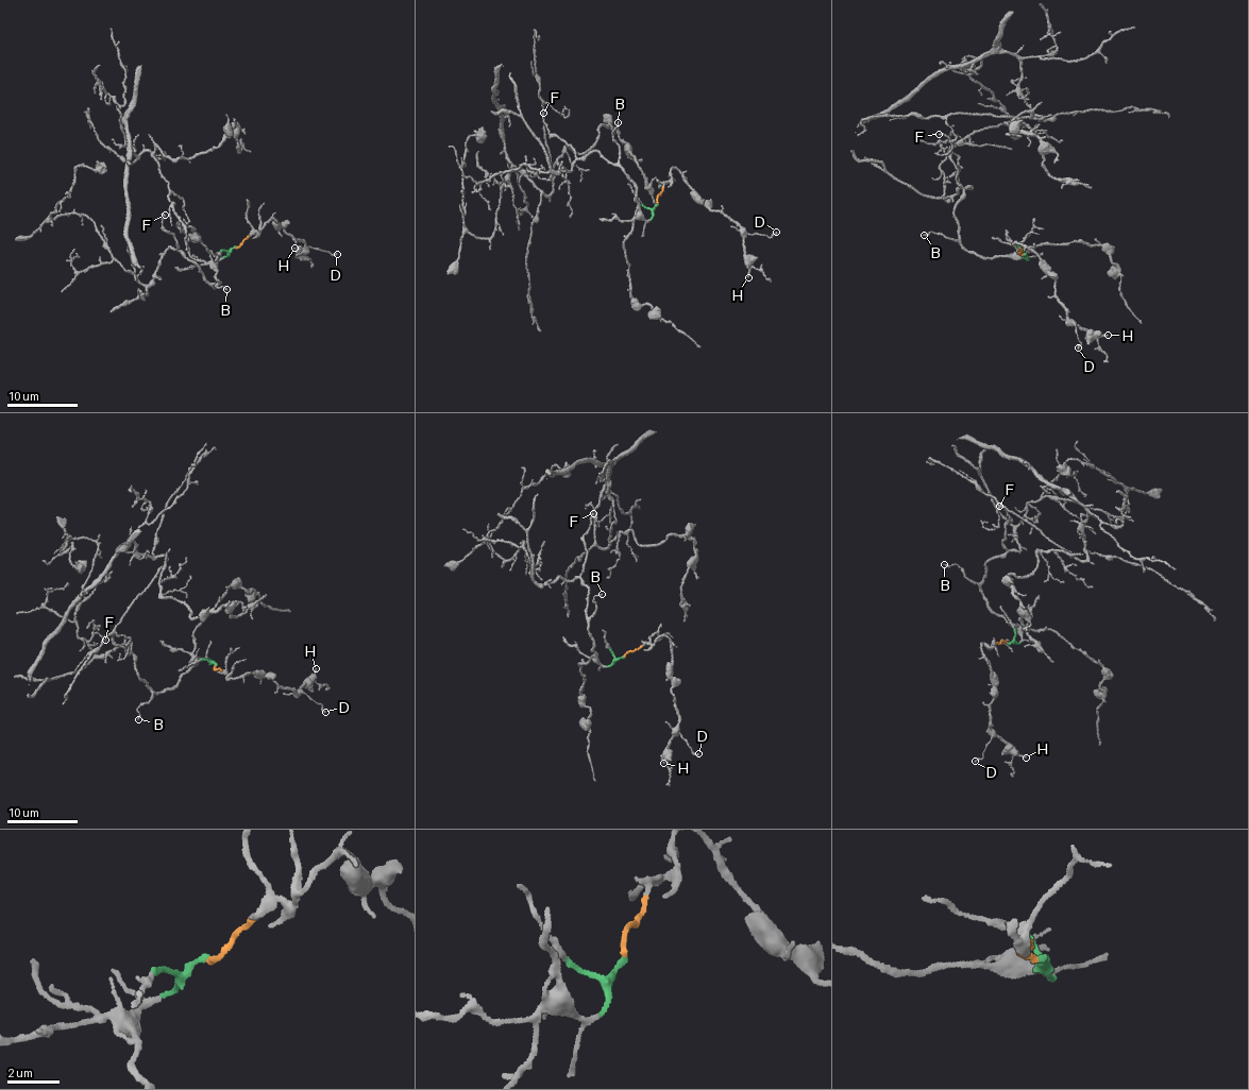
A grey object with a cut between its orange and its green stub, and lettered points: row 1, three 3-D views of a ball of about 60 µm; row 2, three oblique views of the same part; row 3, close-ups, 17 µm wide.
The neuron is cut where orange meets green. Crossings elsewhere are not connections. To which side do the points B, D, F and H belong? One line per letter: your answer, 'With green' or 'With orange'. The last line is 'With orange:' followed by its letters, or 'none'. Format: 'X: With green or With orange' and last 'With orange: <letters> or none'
B: With green
D: With orange
F: With green
H: With orange
With orange: D, H

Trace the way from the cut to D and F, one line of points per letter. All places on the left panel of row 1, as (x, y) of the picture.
D: (236, 248), (268, 220), (275, 220), (275, 226), (297, 240), (337, 253)
F: (236, 248), (216, 264), (220, 284), (213, 286), (197, 265), (178, 250), (173, 234), (165, 228), (164, 215)

